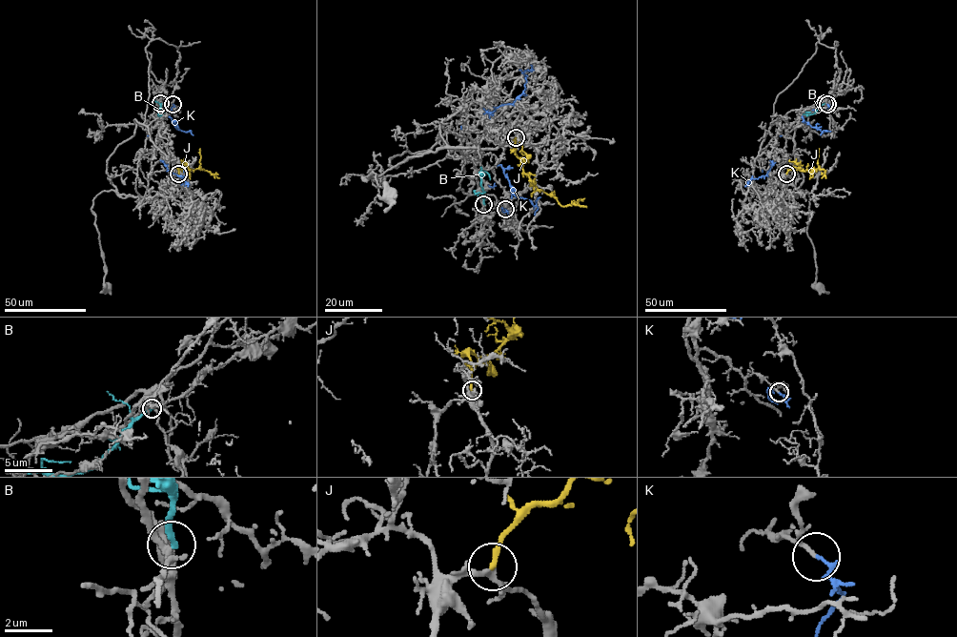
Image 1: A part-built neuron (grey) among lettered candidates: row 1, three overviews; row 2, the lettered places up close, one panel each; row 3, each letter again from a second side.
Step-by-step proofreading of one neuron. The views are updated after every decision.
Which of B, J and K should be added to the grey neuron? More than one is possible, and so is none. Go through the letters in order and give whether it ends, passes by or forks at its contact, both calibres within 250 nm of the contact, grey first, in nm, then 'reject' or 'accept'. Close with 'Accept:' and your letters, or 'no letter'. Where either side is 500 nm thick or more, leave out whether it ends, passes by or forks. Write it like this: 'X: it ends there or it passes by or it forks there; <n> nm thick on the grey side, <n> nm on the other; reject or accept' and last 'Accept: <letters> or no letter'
B: it ends there; 240 nm thick on the grey side, 200 nm on the other; reject
J: it ends there; 240 nm thick on the grey side, 240 nm on the other; accept
K: it ends there; 110 nm thick on the grey side, 120 nm on the other; reject
Accept: J

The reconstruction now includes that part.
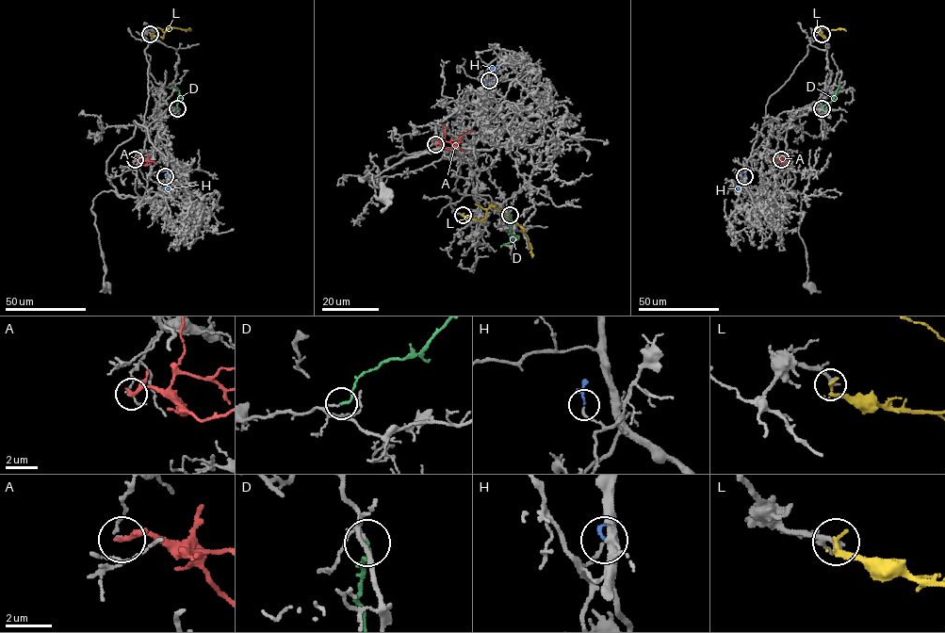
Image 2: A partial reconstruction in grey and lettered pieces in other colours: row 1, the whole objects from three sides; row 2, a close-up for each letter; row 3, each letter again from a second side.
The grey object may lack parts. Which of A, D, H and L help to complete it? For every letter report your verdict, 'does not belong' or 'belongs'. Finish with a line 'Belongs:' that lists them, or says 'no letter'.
A: does not belong
D: belongs
H: does not belong
L: does not belong
Belongs: D

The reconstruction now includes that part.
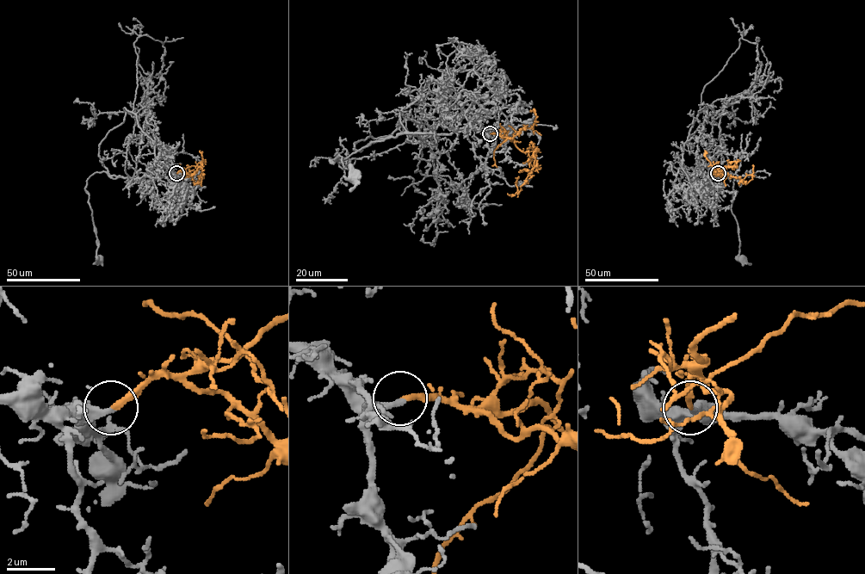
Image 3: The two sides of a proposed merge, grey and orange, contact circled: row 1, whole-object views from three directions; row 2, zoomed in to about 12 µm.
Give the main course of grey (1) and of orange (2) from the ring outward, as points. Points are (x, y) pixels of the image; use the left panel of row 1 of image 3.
1: (176, 173), (167, 171), (153, 180), (108, 175), (103, 171), (89, 176), (85, 189), (98, 242), (98, 259)
2: (176, 173), (197, 166), (201, 169), (201, 178), (194, 183), (187, 166)

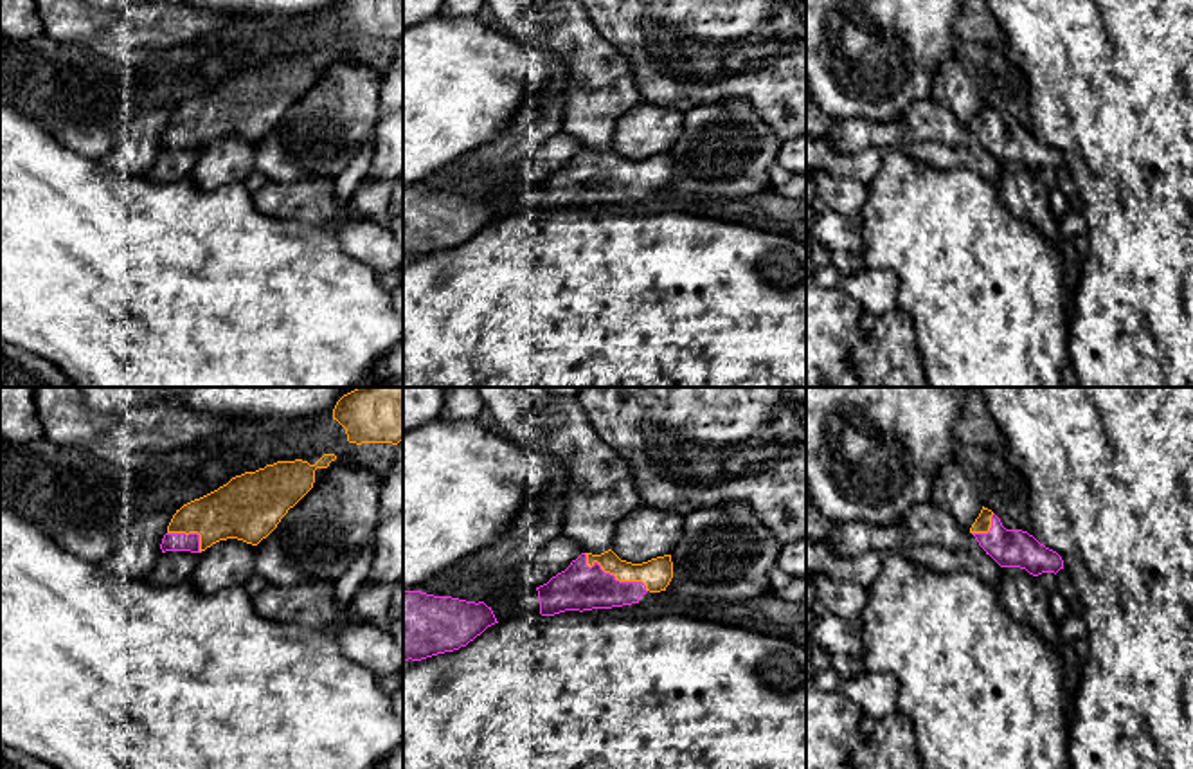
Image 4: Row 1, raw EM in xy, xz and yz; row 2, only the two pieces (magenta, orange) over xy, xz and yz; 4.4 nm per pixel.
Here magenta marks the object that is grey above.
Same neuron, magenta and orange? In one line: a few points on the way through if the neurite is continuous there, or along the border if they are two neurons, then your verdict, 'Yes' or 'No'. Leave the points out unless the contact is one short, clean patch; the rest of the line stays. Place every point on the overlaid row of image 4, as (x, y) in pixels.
Path across: xz (580, 588), (612, 575), (655, 573). Yes

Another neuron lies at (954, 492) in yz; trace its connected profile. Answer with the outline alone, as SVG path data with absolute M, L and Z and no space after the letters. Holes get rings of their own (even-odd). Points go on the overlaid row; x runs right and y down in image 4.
M955 457L943 465L936 474L934 502L948 511L964 531L970 531L982 510L973 483L966 477Z

